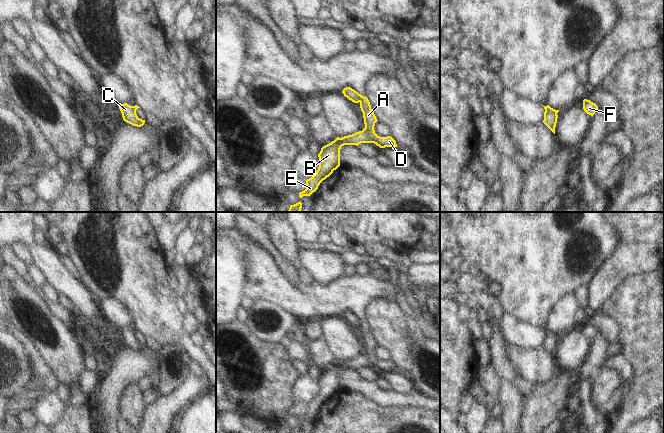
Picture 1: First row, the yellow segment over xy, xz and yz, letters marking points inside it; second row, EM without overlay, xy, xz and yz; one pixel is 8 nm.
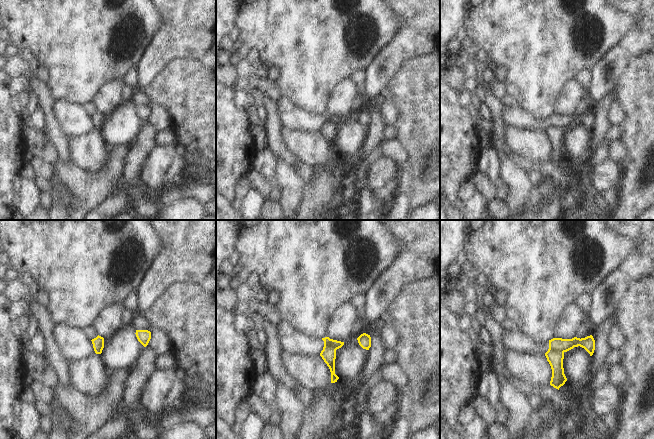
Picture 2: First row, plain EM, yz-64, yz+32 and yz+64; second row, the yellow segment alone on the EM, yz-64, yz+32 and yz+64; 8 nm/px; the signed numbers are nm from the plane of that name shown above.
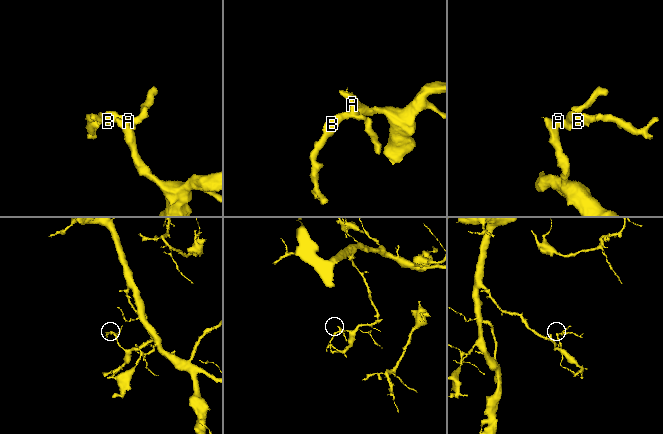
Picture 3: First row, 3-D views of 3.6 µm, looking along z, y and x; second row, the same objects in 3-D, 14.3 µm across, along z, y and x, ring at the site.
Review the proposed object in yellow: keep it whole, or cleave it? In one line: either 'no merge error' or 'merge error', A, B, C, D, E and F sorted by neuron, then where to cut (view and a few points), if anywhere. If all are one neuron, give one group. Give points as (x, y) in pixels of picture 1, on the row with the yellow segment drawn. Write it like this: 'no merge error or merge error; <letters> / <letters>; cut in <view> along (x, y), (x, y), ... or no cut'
merge error; A B D E F / C; cut in xz along (355, 91), (360, 101)

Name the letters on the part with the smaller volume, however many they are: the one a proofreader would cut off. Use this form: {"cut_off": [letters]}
{"cut_off": ["A", "B", "D", "E", "F"]}

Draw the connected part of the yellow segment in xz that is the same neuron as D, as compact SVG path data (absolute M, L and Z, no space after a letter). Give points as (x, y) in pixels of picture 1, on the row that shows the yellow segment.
M359 94L360 108L363 113L365 128L352 135L337 137L331 143L321 148L319 167L316 173L306 180L306 189L299 194L299 197L310 196L318 189L320 183L329 177L334 170L340 166L340 149L344 145L356 145L361 143L374 143L380 148L397 147L396 141L391 137L380 137L375 133L374 126L378 121L367 97Z

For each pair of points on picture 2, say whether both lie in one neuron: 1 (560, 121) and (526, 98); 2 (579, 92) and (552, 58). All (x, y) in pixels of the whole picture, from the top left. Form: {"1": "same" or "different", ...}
{"1": "different", "2": "different"}

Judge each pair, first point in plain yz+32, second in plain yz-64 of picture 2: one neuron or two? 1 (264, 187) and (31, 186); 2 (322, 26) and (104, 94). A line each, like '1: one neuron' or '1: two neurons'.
1: two neurons
2: two neurons

